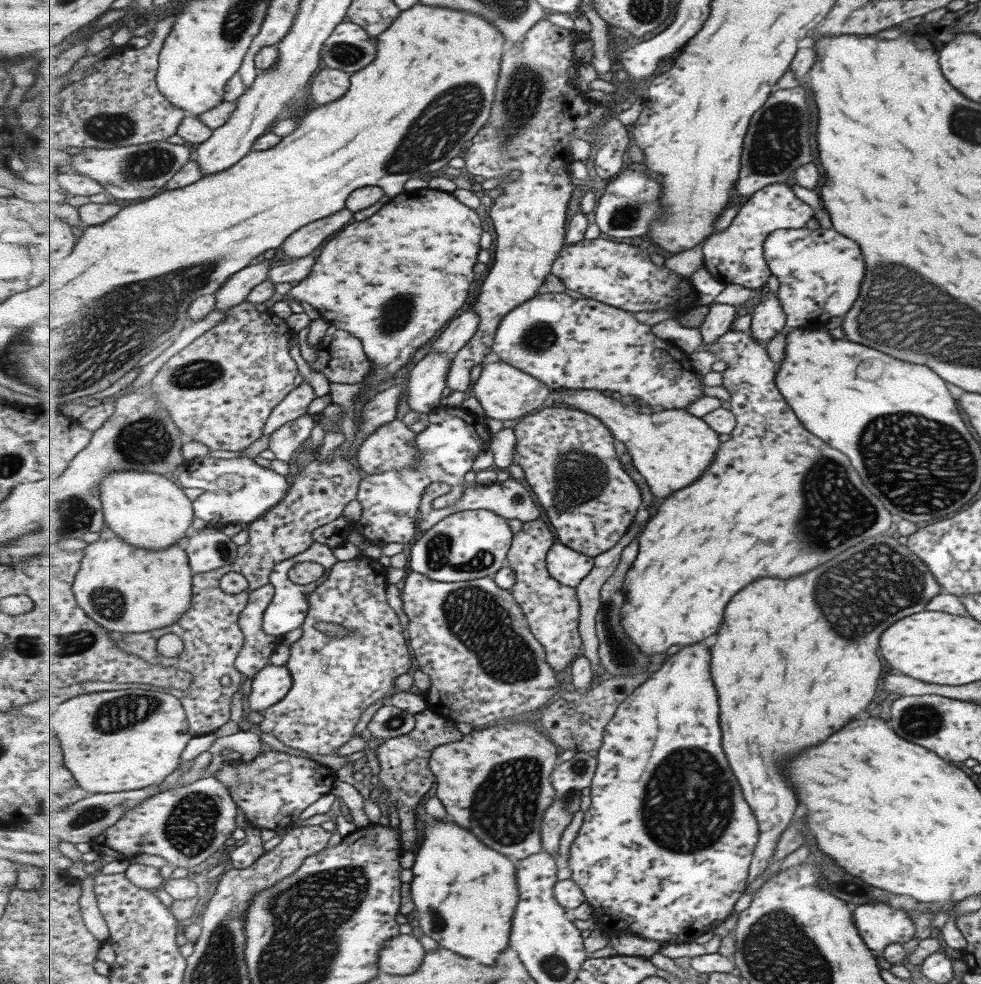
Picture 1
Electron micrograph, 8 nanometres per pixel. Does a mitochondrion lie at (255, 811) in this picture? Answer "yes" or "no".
no

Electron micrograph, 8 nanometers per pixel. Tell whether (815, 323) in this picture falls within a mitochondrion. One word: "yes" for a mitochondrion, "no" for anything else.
no

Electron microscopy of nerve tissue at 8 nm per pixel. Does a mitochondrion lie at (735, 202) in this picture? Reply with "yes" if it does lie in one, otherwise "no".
no

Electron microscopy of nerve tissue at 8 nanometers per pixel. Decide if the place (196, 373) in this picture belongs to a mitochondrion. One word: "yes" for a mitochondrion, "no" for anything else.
yes

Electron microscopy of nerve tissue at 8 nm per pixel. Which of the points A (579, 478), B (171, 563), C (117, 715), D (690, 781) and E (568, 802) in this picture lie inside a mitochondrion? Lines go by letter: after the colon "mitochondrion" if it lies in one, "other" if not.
A: mitochondrion
B: other
C: mitochondrion
D: mitochondrion
E: mitochondrion

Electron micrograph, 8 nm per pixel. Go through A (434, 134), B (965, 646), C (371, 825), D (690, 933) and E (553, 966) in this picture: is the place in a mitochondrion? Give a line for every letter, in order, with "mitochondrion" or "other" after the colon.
A: mitochondrion
B: other
C: other
D: other
E: mitochondrion

